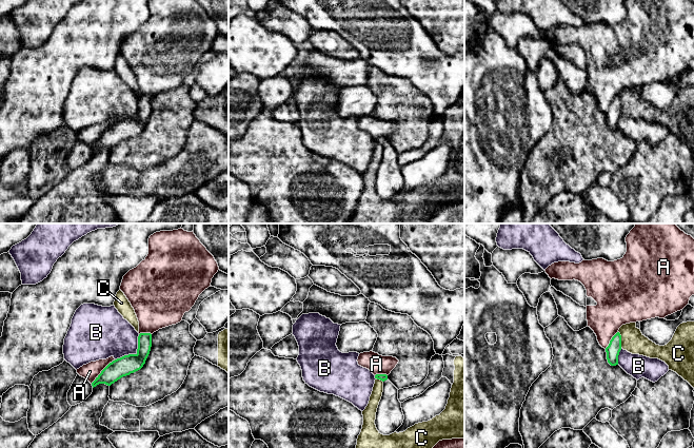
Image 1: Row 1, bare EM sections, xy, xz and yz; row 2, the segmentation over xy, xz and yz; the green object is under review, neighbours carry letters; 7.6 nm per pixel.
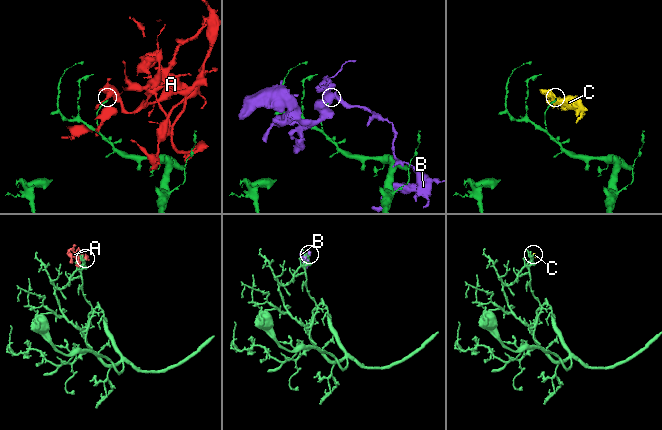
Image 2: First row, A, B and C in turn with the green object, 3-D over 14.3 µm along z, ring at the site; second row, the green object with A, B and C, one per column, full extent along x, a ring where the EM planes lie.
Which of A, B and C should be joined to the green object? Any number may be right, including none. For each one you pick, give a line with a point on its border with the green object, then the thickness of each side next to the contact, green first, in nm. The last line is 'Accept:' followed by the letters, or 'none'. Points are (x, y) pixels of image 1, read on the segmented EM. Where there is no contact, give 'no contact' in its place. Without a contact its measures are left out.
Accept: none

